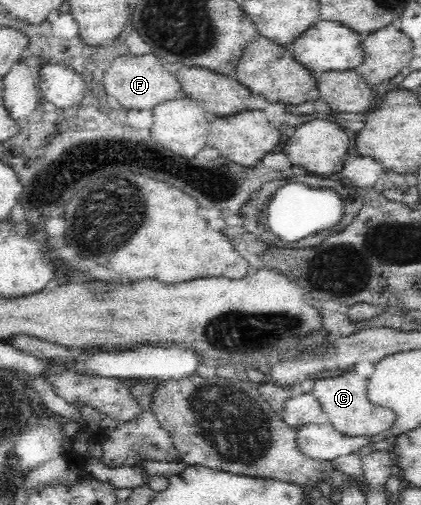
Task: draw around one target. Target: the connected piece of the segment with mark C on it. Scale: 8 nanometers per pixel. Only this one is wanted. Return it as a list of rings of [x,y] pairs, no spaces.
[[[350,371],[342,376],[314,380],[311,393],[322,408],[323,419],[331,422],[331,426],[343,435],[370,438],[372,435],[392,431],[395,412],[370,403],[367,391],[367,377]]]

